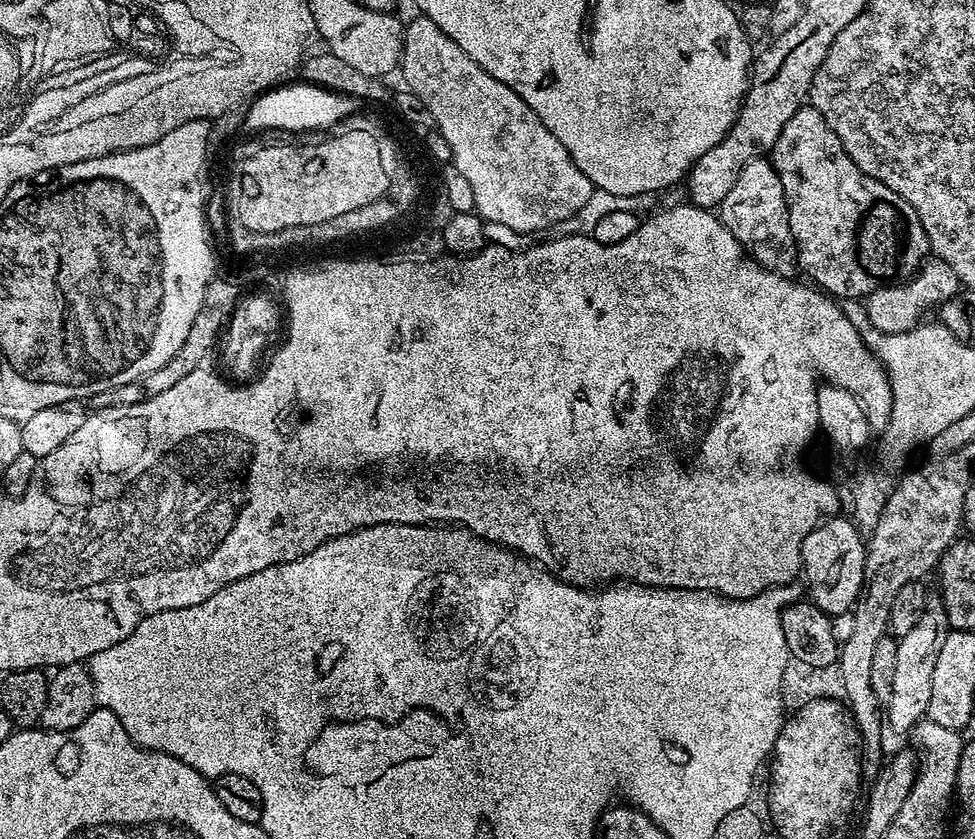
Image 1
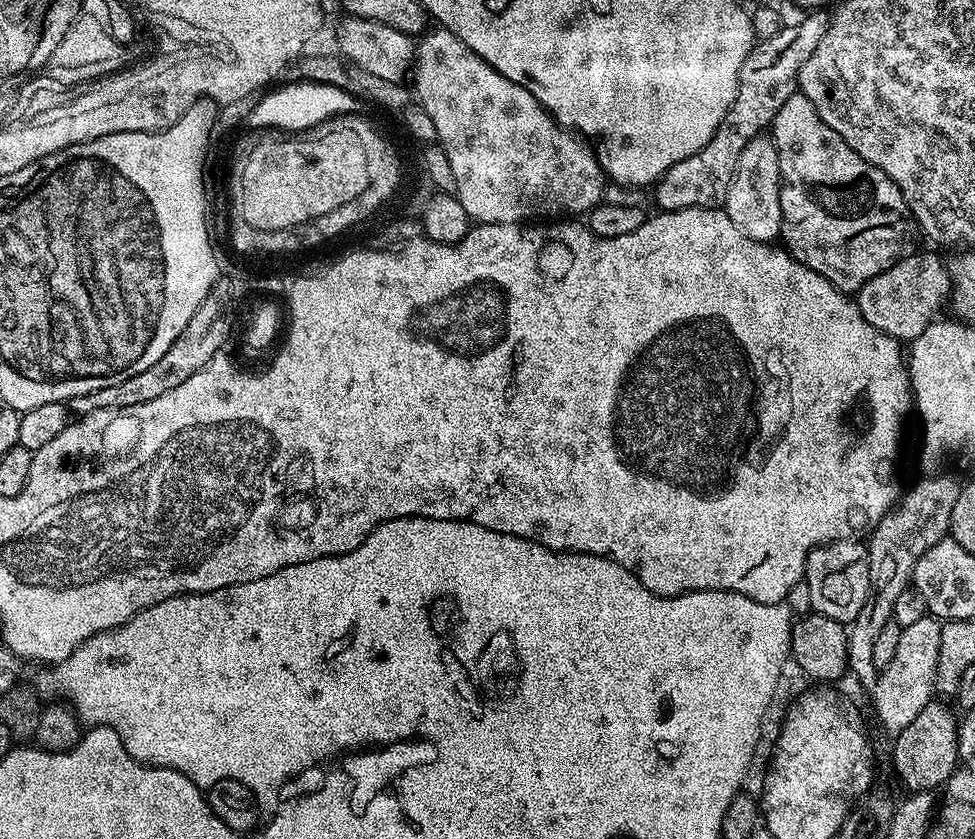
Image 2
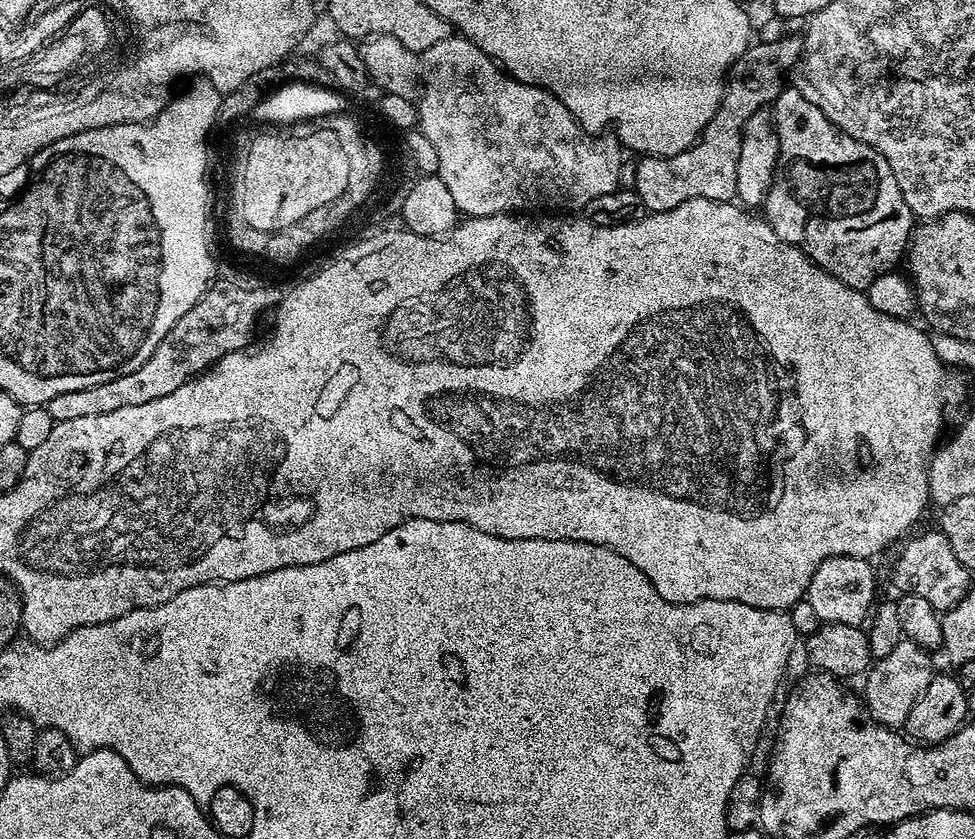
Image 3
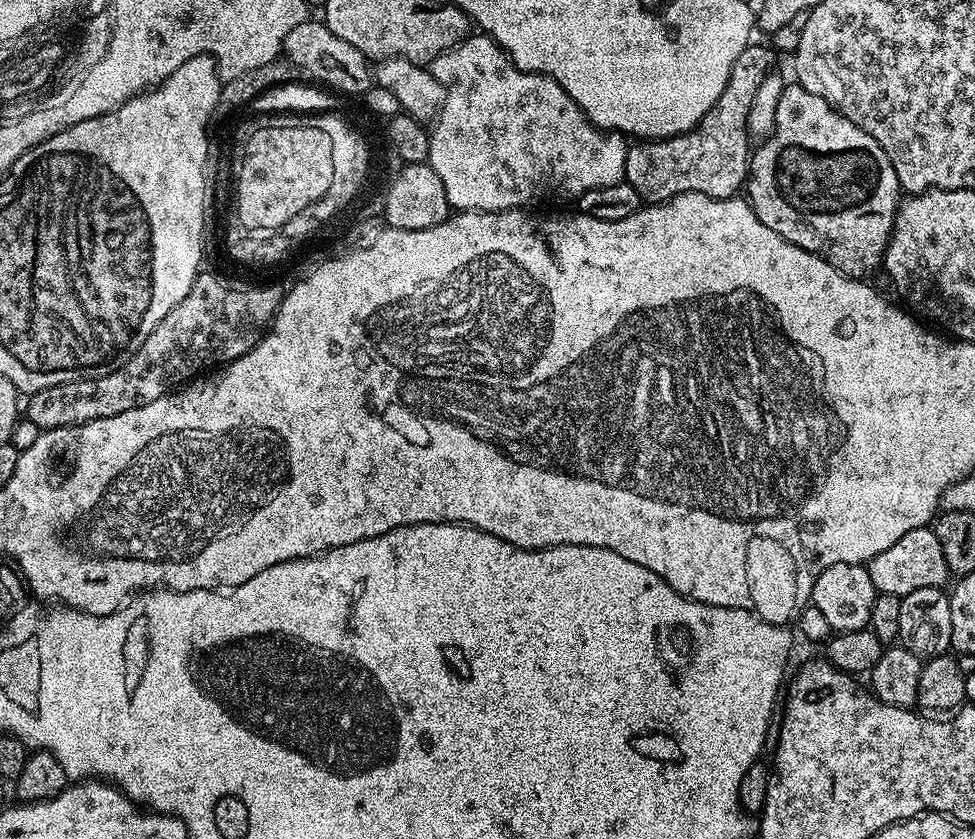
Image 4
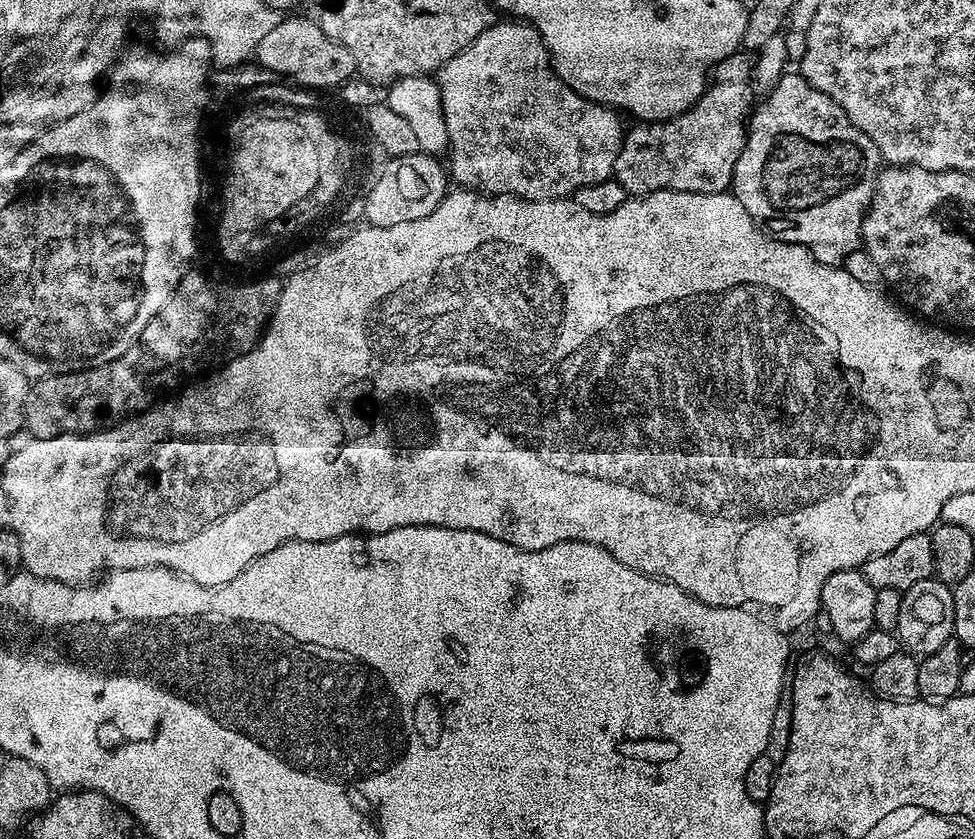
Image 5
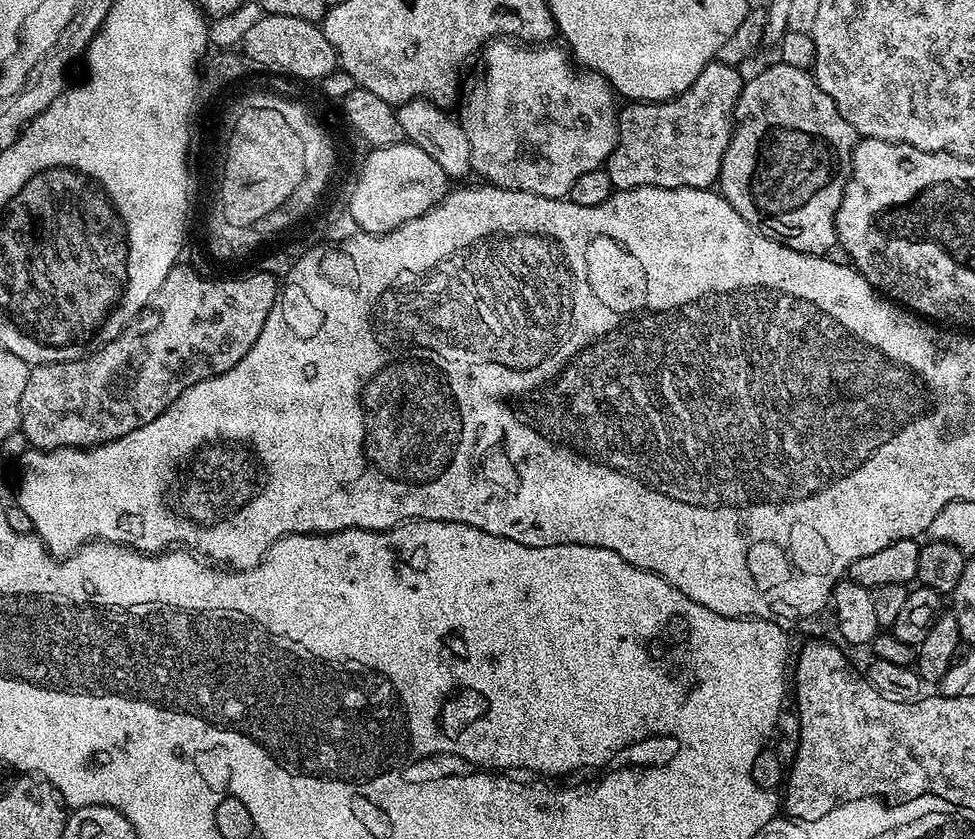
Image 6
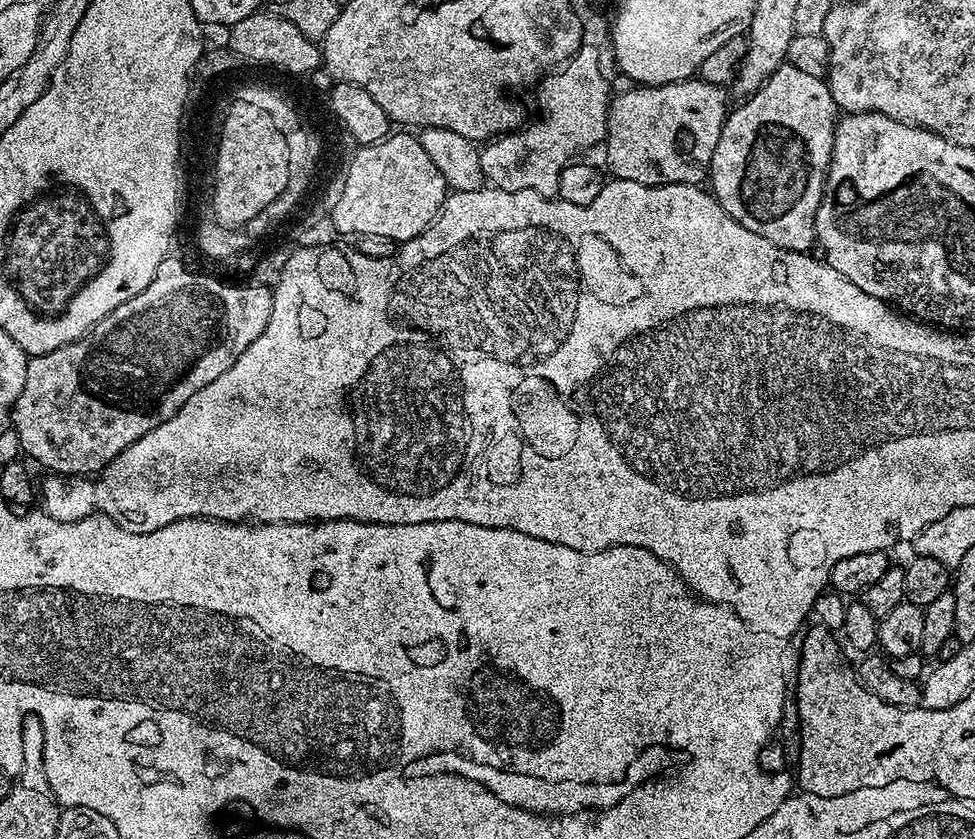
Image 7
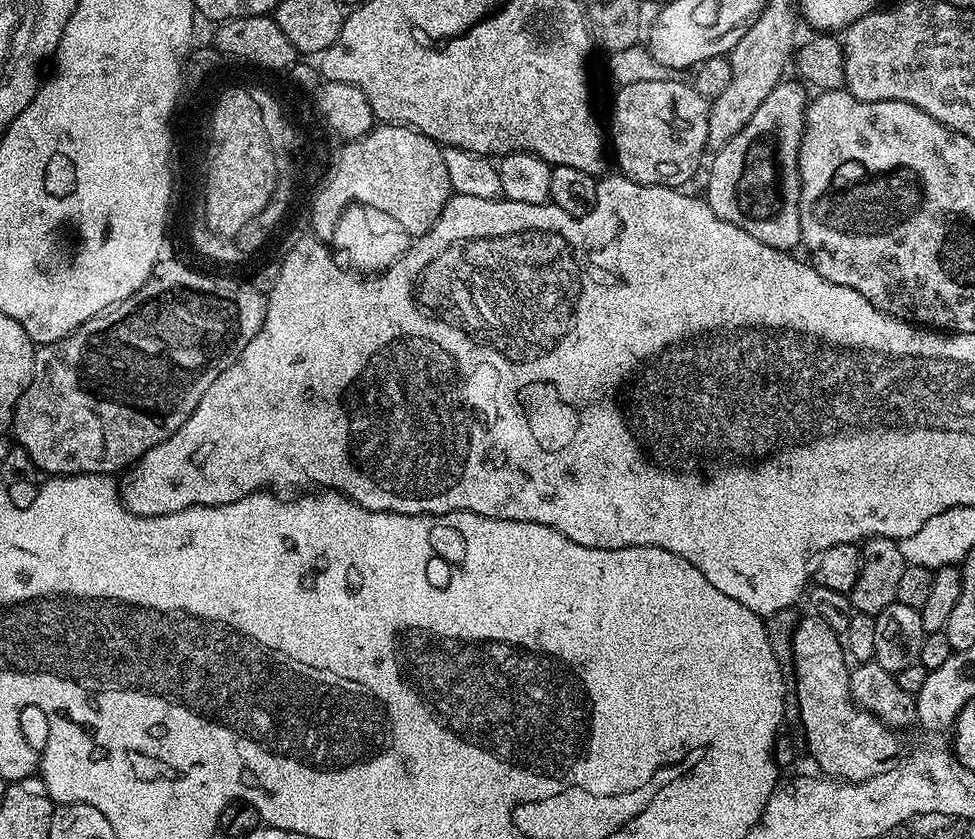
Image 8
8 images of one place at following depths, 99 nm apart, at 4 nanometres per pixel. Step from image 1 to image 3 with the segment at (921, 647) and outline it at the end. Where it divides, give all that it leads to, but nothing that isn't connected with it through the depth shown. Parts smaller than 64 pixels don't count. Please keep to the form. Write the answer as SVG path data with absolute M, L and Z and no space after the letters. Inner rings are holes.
M903 639L898 642L898 646L894 646L894 650L890 650L890 654L886 654L886 658L876 660L868 669L862 680L862 703L879 724L899 729L906 718L910 718L914 702L918 702L922 690L930 686L934 675L932 660L928 656L931 656L929 649L920 648L914 641Z

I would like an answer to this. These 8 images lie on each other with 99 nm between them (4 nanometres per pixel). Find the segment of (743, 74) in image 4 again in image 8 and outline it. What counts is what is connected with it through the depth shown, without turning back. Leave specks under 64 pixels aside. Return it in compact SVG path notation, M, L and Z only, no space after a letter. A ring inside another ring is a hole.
M665 78L658 81L630 82L629 84L619 85L615 89L616 97L612 100L612 132L610 128L610 152L616 155L616 164L619 175L634 181L635 184L649 184L650 186L662 186L663 188L680 188L696 172L696 167L700 164L700 155L708 148L708 110L710 102L698 94L698 90L692 88L691 83L680 80Z

